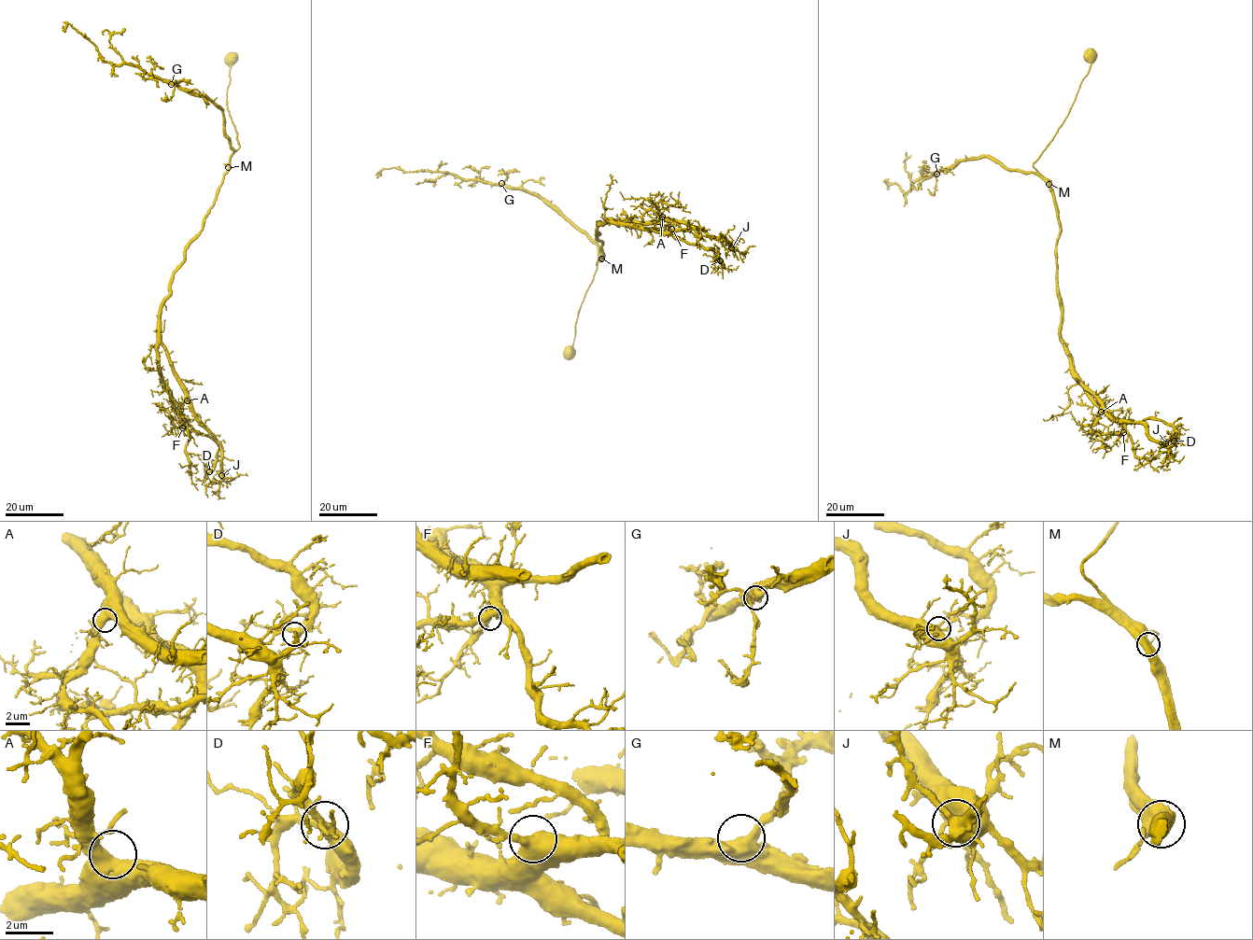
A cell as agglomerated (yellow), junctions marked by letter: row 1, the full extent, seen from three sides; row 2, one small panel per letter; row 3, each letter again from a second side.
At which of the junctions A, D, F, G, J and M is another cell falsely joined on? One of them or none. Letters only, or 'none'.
none

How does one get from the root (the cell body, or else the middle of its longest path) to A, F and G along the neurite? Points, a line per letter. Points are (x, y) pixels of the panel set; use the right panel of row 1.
A: (1089, 56), (1090, 71), (1070, 111), (1033, 166), (1051, 192), (1060, 229), (1057, 295), (1070, 371), (1101, 412)
F: (1089, 56), (1090, 71), (1070, 111), (1033, 166), (1051, 192), (1060, 229), (1060, 332), (1072, 376), (1123, 432)
G: (1089, 56), (1090, 71), (1064, 121), (1033, 164), (1036, 173), (1011, 170), (986, 156), (962, 161), (936, 174)

